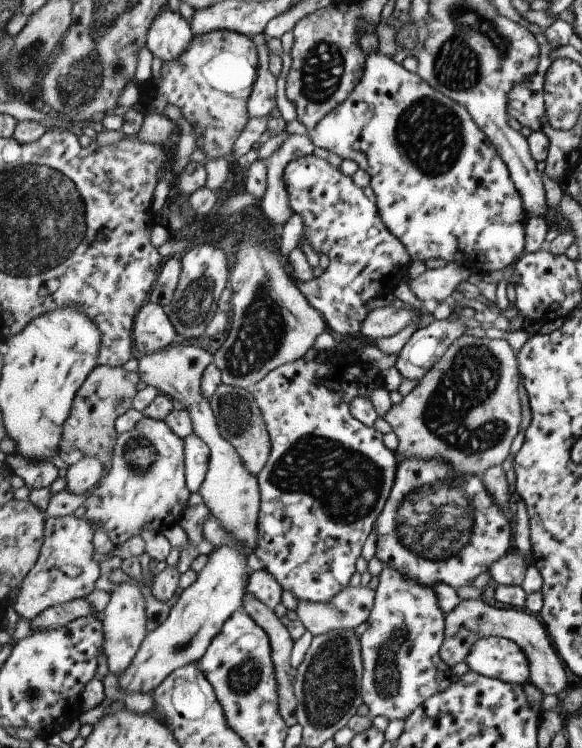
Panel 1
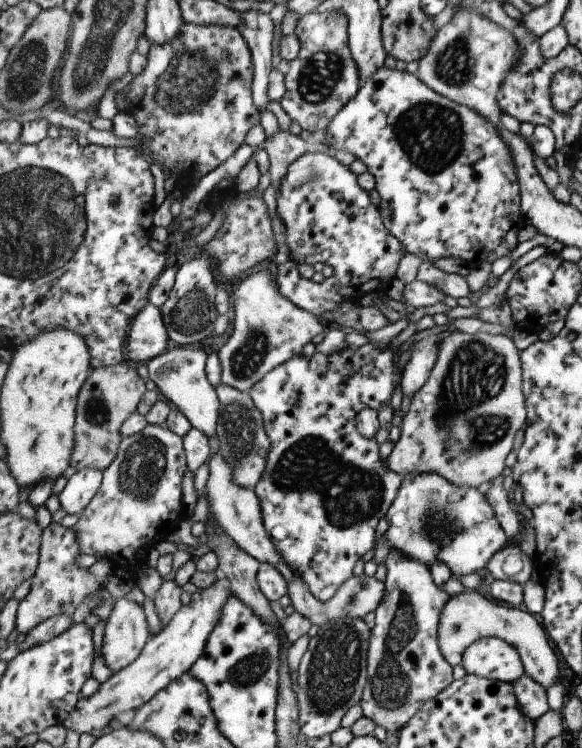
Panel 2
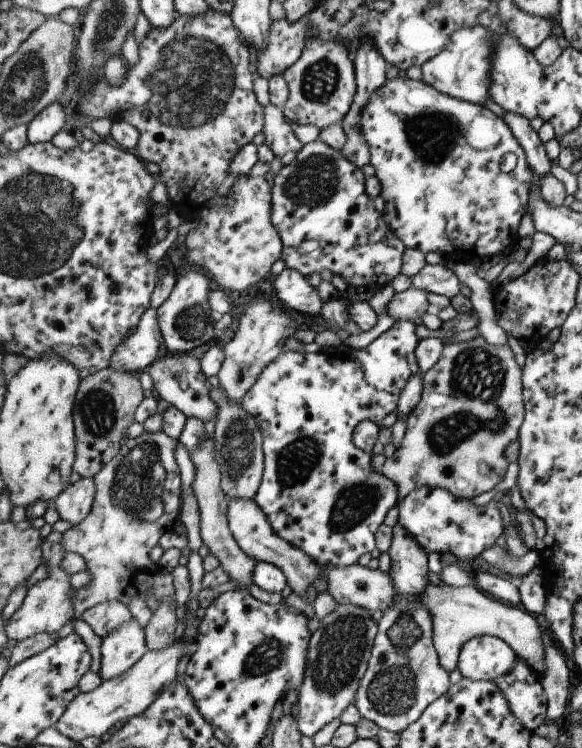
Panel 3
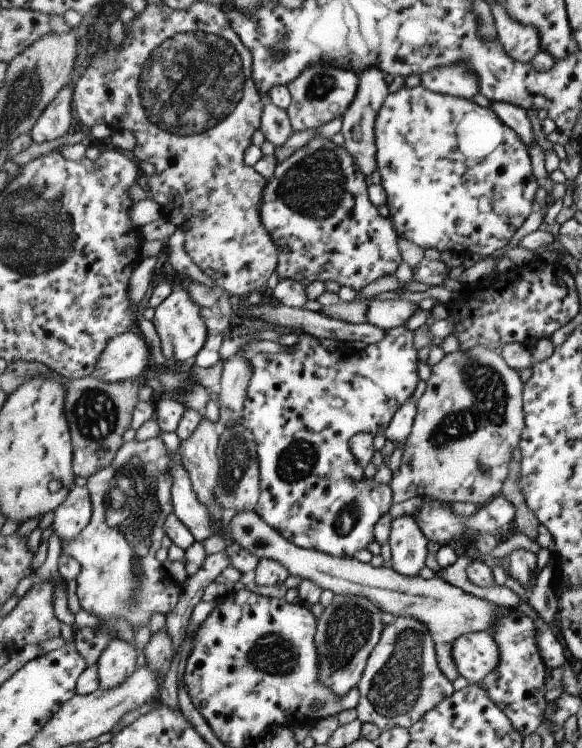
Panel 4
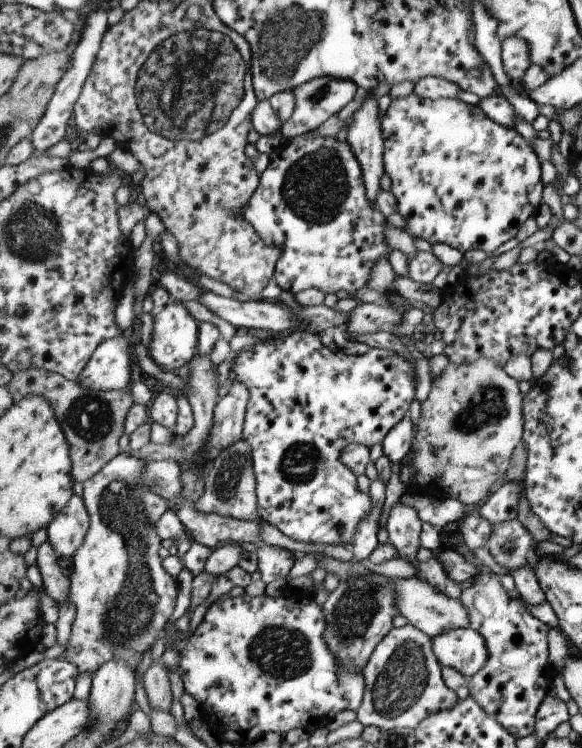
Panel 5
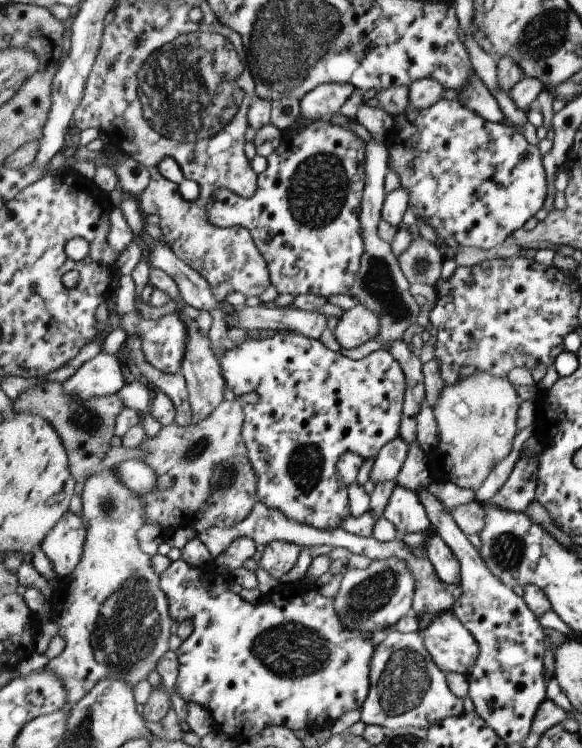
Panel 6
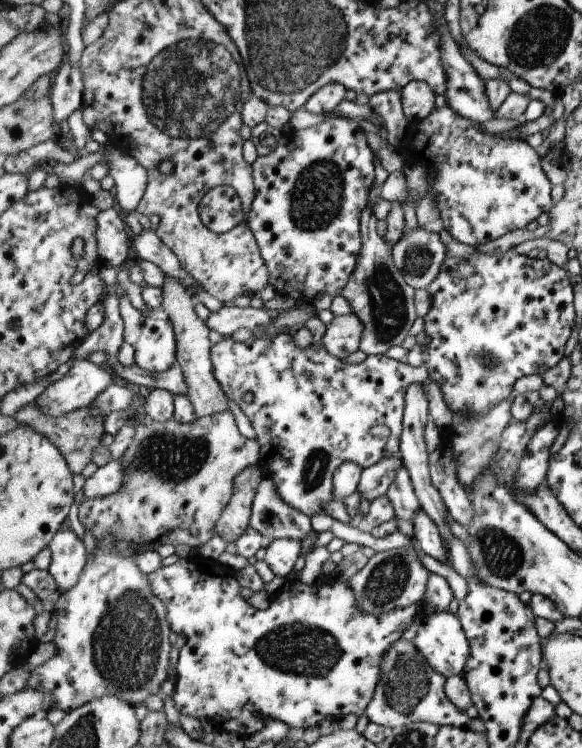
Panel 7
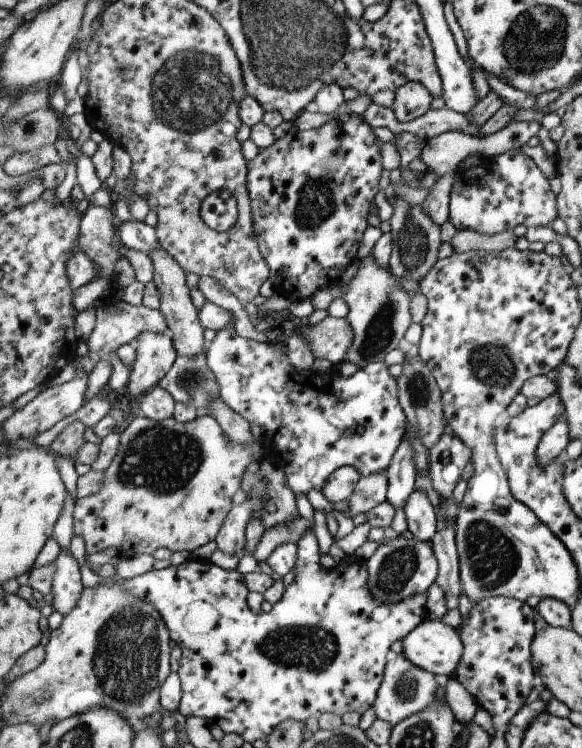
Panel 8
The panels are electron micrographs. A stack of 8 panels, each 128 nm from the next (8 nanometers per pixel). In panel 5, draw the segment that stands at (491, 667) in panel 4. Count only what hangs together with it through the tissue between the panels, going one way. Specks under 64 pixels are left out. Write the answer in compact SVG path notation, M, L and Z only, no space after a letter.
M473 627L449 629L432 639L443 668L458 670L468 680L487 665L491 656L486 638Z

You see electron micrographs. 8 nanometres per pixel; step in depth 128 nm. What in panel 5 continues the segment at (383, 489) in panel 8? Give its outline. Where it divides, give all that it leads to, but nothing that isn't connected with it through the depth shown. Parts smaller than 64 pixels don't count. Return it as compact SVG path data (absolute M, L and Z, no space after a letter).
M406 416L382 442L383 455L401 466L404 458L412 451L414 437L413 422Z

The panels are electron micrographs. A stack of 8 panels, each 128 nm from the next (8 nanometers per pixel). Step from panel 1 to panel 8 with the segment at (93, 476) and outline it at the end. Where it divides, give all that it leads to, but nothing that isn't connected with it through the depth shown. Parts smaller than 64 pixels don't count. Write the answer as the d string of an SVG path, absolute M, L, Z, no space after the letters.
M69 551L62 552L56 560L57 572L53 581L53 610L63 616L68 615L79 604L85 590L81 582L81 562L73 558Z

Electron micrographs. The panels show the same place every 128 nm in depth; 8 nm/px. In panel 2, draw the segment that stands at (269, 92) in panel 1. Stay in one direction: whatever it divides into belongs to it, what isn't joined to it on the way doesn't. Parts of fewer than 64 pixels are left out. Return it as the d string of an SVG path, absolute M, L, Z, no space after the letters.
M245 10L240 14L241 22L237 28L244 34L251 47L254 60L253 98L263 110L273 112L278 120L279 128L289 130L293 124L289 113L280 102L273 102L268 95L270 74L273 69L273 38L275 26L269 13Z

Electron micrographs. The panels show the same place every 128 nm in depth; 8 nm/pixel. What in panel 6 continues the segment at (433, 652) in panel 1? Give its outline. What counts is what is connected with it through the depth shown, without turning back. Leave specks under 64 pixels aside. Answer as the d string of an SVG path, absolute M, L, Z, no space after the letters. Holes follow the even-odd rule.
M398 484L393 490L384 516L397 526L401 535L410 532L426 535L433 529L418 492L403 485ZM391 628L377 643L370 672L372 690L362 706L361 720L366 725L381 725L386 730L430 728L447 717L465 713L465 702L453 694L448 675L432 659L420 631L401 633Z

